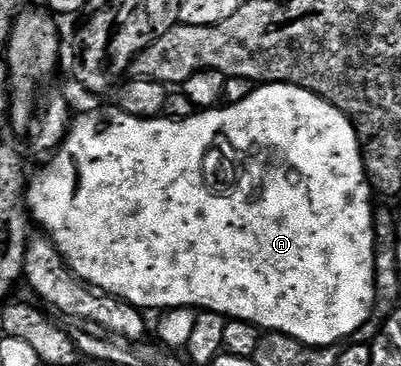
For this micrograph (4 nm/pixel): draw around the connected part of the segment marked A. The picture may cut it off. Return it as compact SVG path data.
M271 82L271 83L268 83L268 84L261 84L261 85L258 85L258 86L257 86L257 87L256 87L256 88L254 88L254 90L253 90L253 91L252 91L252 92L251 92L251 96L247 96L247 100L243 100L243 101L242 101L242 102L235 102L235 103L232 103L232 104L225 104L225 105L222 105L222 106L221 106L221 107L220 107L220 108L212 108L212 109L202 109L202 110L201 110L201 111L200 111L200 112L195 112L195 113L193 113L193 114L192 114L192 115L191 115L191 116L190 116L190 118L188 118L188 119L187 119L187 120L183 120L183 121L182 121L182 122L176 122L176 121L175 121L175 120L171 120L171 119L170 119L170 118L166 118L166 117L164 117L164 116L162 116L162 117L159 117L159 118L136 118L136 117L135 117L135 116L131 116L131 115L130 115L130 114L128 114L128 113L127 113L127 112L123 112L123 111L122 111L122 110L119 110L119 109L116 109L116 108L110 108L110 110L89 110L89 111L87 111L87 112L86 112L86 114L81 114L81 115L79 115L79 116L78 116L78 118L77 118L77 115L76 115L76 117L74 117L74 118L73 118L73 119L72 119L72 122L71 122L71 125L70 125L70 127L69 127L69 131L68 131L68 132L66 132L66 134L65 134L65 138L64 138L64 139L63 139L63 141L61 141L61 146L60 146L60 147L59 147L59 149L58 149L58 150L54 150L54 151L53 151L53 153L52 153L52 155L51 155L51 157L50 157L50 158L49 158L49 159L48 159L48 161L46 161L46 162L49 162L49 163L47 163L47 164L46 164L46 166L45 166L45 167L43 167L43 168L42 168L42 170L41 170L41 171L39 171L39 172L38 172L38 174L37 174L37 175L35 175L35 176L34 176L34 178L33 178L33 175L32 175L32 177L30 177L30 178L29 178L29 179L28 179L28 182L27 182L27 209L28 209L28 211L29 211L29 213L30 213L30 215L31 215L31 218L32 218L32 221L33 221L33 222L34 222L34 223L36 223L36 225L37 225L37 222L38 222L38 224L39 224L39 225L41 225L41 226L42 226L42 228L43 228L43 229L45 229L45 230L42 230L42 231L43 231L43 234L44 234L44 237L47 237L47 238L50 238L50 239L51 239L51 241L53 241L53 246L54 246L54 248L55 248L55 249L57 249L57 251L59 251L59 253L61 253L61 256L62 256L62 258L63 258L63 260L64 260L64 261L65 261L65 263L66 263L66 264L68 264L68 265L69 265L69 269L70 269L70 270L72 270L72 271L73 271L73 273L74 273L74 274L76 274L76 275L77 275L77 277L78 277L78 278L80 278L80 279L81 279L81 281L82 281L82 282L84 282L84 283L85 283L85 285L87 285L87 286L92 286L92 287L93 287L93 289L94 289L94 290L96 290L96 291L98 291L98 292L100 292L100 293L103 293L103 294L113 294L113 295L114 295L114 296L116 296L116 298L122 298L122 299L123 299L123 300L127 300L127 301L128 301L128 302L129 302L129 303L130 303L130 304L131 304L131 305L133 305L133 306L136 306L136 307L137 307L137 309L138 309L138 310L140 310L140 311L142 311L142 312L150 312L150 311L149 311L149 310L157 310L157 311L156 311L156 312L164 312L164 311L167 311L167 310L174 310L174 309L175 309L175 308L179 308L179 307L180 307L180 306L192 306L192 307L194 307L194 308L200 308L200 309L201 309L201 310L210 310L210 311L211 311L211 312L219 312L219 313L220 313L220 314L223 314L223 315L225 315L225 317L226 317L226 319L229 319L229 320L236 320L236 321L239 321L239 322L250 322L250 323L251 323L251 324L255 324L255 325L256 325L256 326L257 326L257 327L259 327L259 328L260 328L260 329L261 329L261 331L262 331L262 332L272 332L272 333L275 333L275 334L285 334L285 335L287 335L287 337L293 337L293 338L294 338L294 339L295 339L295 340L297 340L297 341L299 341L299 342L301 342L301 343L303 343L303 344L304 344L304 345L307 345L307 346L315 346L315 347L332 347L332 348L333 348L333 347L336 347L336 346L337 346L337 344L336 344L336 342L341 342L341 341L342 341L342 342L341 342L341 343L344 343L344 342L345 342L345 341L346 341L346 340L349 340L349 339L345 339L345 340L344 340L344 338L349 338L349 337L351 337L351 336L352 336L352 334L353 334L353 333L355 333L355 332L356 332L356 330L361 330L361 329L363 329L363 328L364 328L364 326L365 326L365 321L367 321L367 320L368 320L368 318L369 318L369 317L371 317L371 316L372 316L372 317L374 317L374 314L375 314L375 299L376 299L376 288L375 288L375 286L374 286L374 285L373 285L373 216L374 216L374 213L375 213L375 205L374 205L374 206L373 206L373 198L374 198L374 195L373 195L373 194L372 194L372 193L371 193L371 187L370 187L370 184L369 184L369 179L368 179L368 178L366 178L366 176L365 176L365 162L364 162L364 160L363 160L363 159L362 159L362 158L361 158L361 145L360 145L360 144L359 144L359 140L358 140L358 139L357 139L357 133L356 133L356 132L355 132L355 128L354 128L354 127L353 127L353 125L352 125L352 124L351 124L351 123L349 123L349 121L348 121L348 120L347 120L347 116L343 116L343 112L342 112L342 111L341 111L341 110L337 110L337 109L336 109L336 108L334 108L334 107L333 107L333 105L331 105L331 103L330 103L330 102L328 102L328 101L327 101L327 100L323 100L323 99L322 99L322 98L320 98L320 97L319 97L319 96L315 96L315 95L314 95L314 94L313 94L313 93L311 93L311 92L310 92L310 91L309 91L309 90L304 90L304 89L303 89L303 88L299 88L299 87L298 87L298 86L292 86L292 85L291 85L291 84L279 84L279 83L278 83L278 82Z

